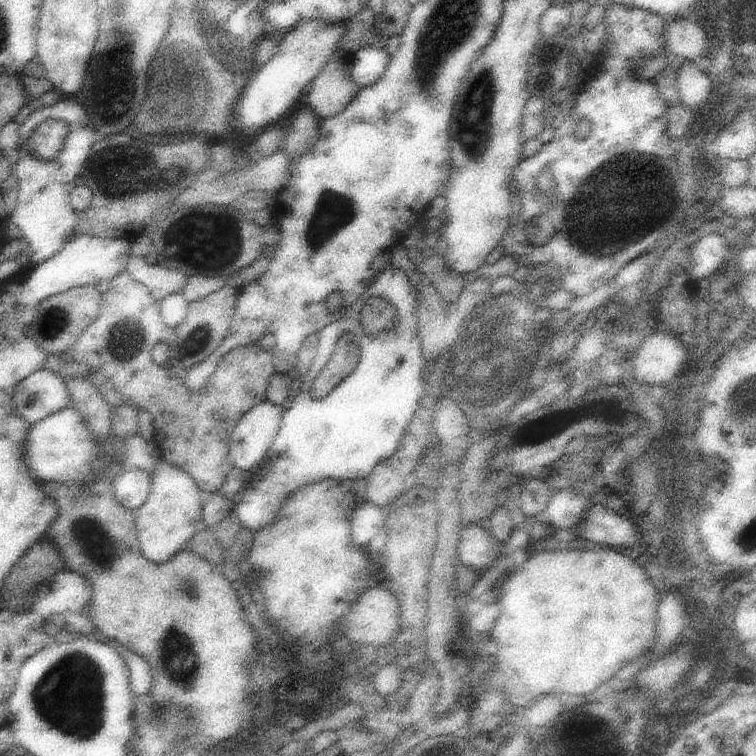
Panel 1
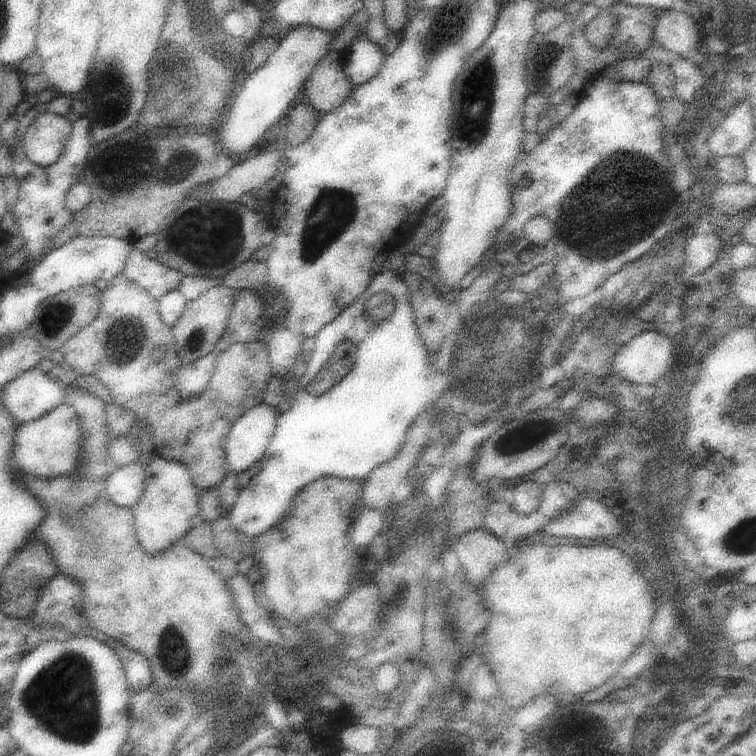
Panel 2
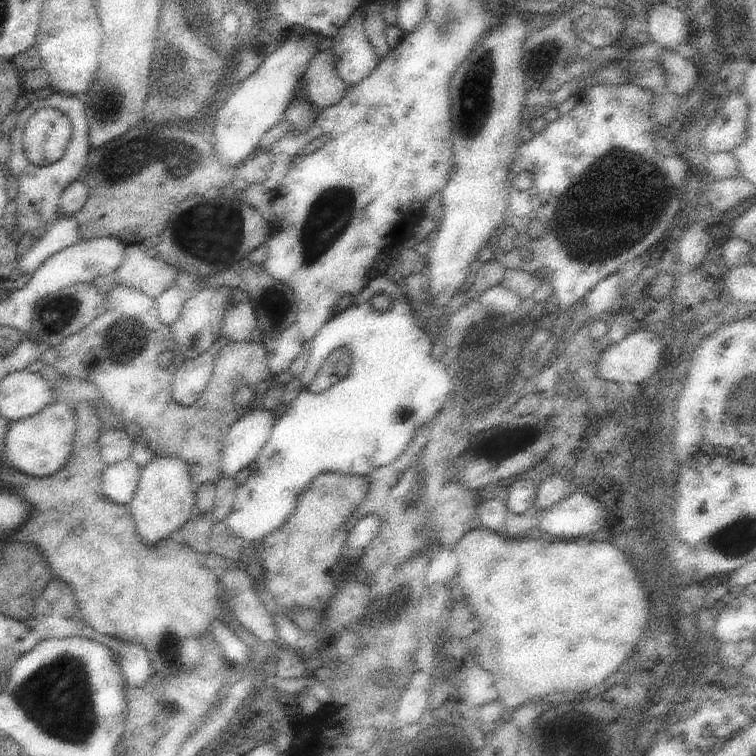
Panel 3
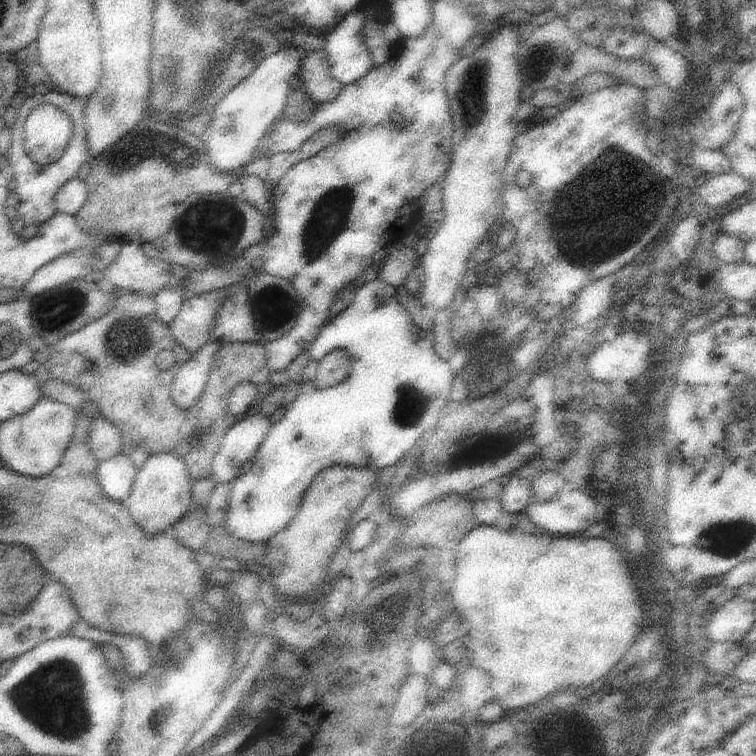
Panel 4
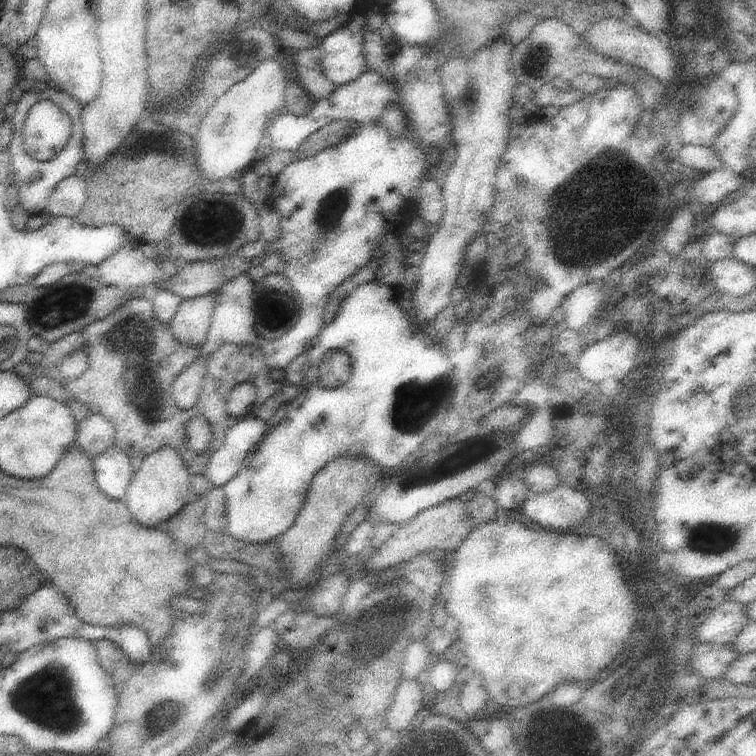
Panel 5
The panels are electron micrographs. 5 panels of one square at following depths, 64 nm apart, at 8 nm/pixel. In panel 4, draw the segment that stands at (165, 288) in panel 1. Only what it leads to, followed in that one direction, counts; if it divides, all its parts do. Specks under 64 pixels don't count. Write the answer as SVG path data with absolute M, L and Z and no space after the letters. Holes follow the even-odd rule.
M121 242L117 258L101 270L99 280L107 280L115 290L131 292L137 296L155 298L169 286L169 264L163 258L151 260L143 254L141 244Z

